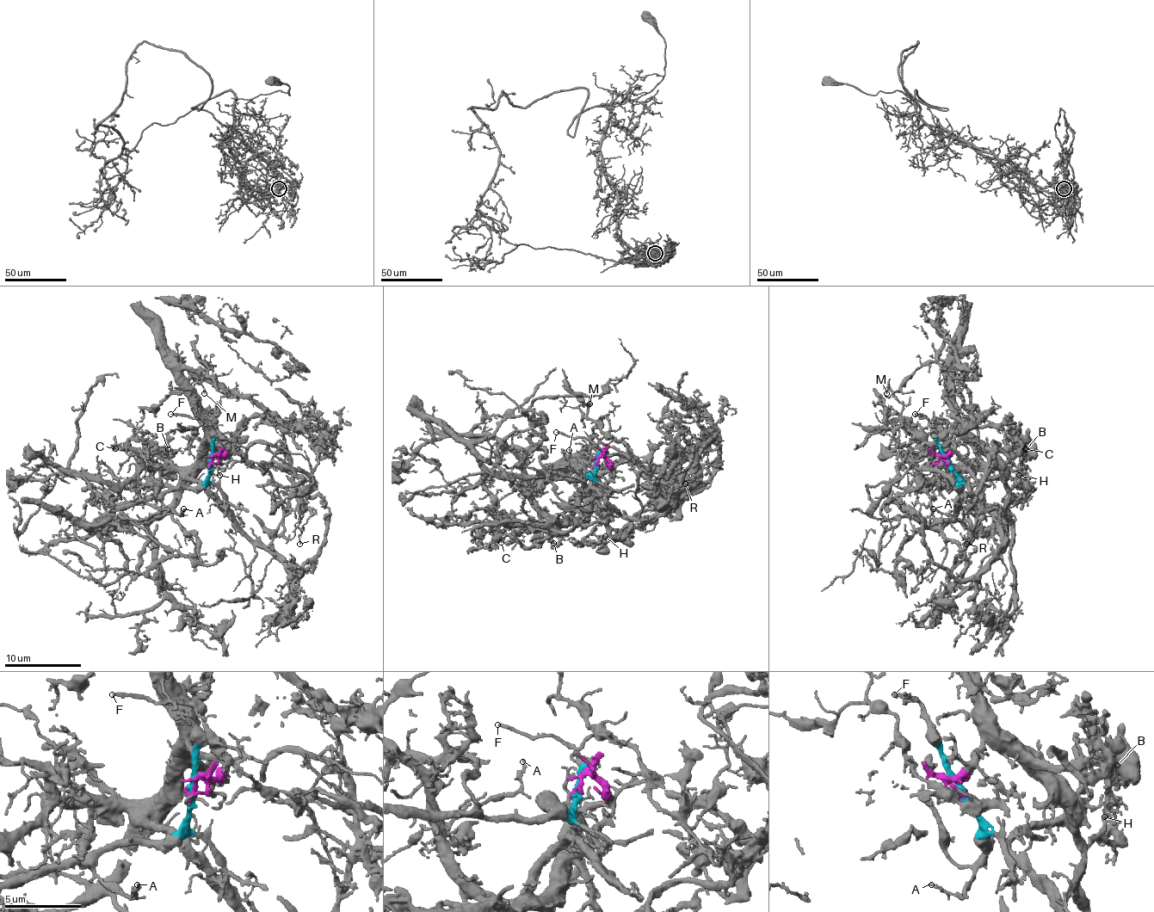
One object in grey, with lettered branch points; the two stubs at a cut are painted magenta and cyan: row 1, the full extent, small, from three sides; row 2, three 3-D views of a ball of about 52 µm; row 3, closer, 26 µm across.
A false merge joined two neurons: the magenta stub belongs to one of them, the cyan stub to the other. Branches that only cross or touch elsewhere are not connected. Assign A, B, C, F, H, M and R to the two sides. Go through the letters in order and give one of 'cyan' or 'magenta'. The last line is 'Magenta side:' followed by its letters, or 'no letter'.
A: cyan
B: magenta
C: magenta
F: cyan
H: magenta
M: magenta
R: magenta
Magenta side: B, C, H, M, R

